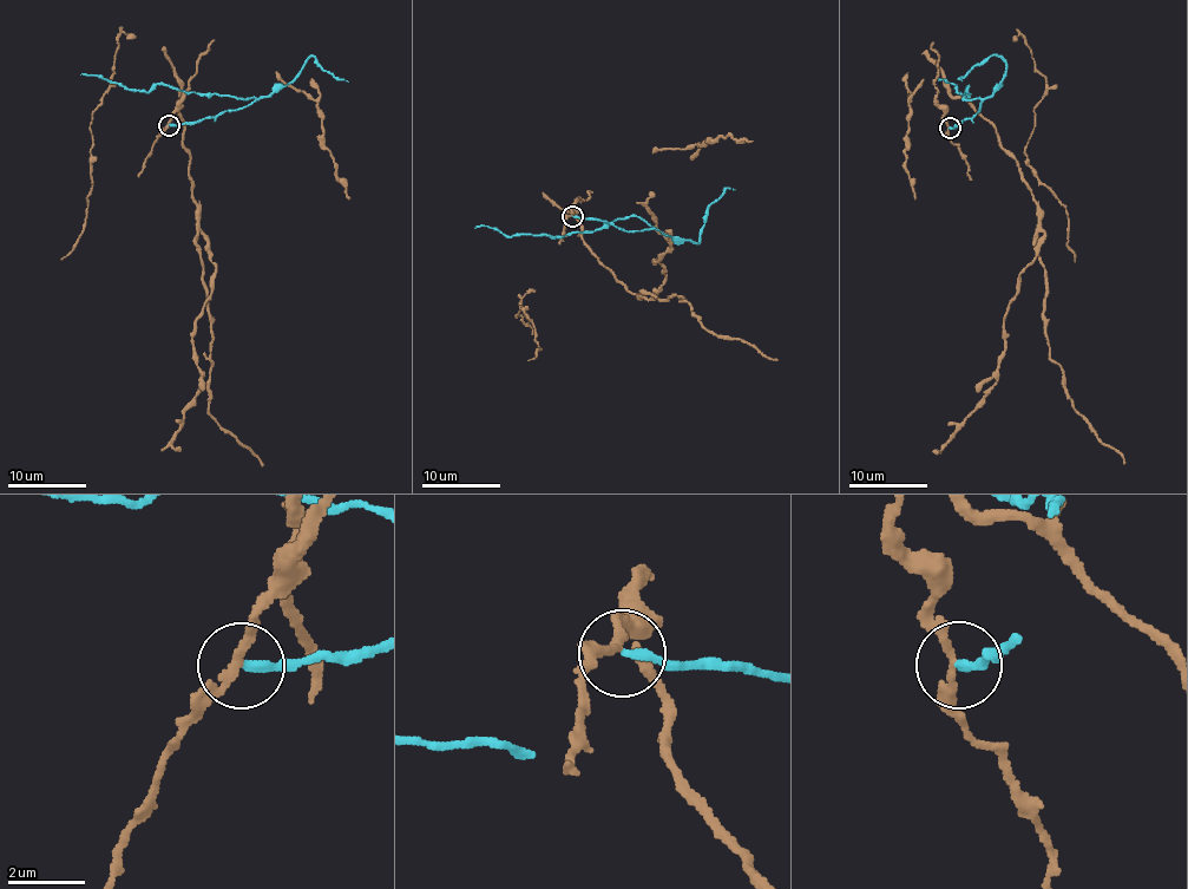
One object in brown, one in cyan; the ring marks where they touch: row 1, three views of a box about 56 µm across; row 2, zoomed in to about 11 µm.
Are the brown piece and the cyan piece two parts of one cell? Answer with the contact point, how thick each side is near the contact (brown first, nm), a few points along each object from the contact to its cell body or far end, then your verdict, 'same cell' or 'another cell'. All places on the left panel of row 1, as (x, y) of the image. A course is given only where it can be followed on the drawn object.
(169, 125) | 190/240 nm | brown via (170, 125), (182, 96), (177, 112), (190, 159), (197, 208), (195, 246), (210, 314), (208, 410), (264, 465) | cyan via (170, 125), (196, 123), (225, 110), (240, 110), (253, 100), (163, 84), (139, 92), (94, 74), (80, 73) | another cell

